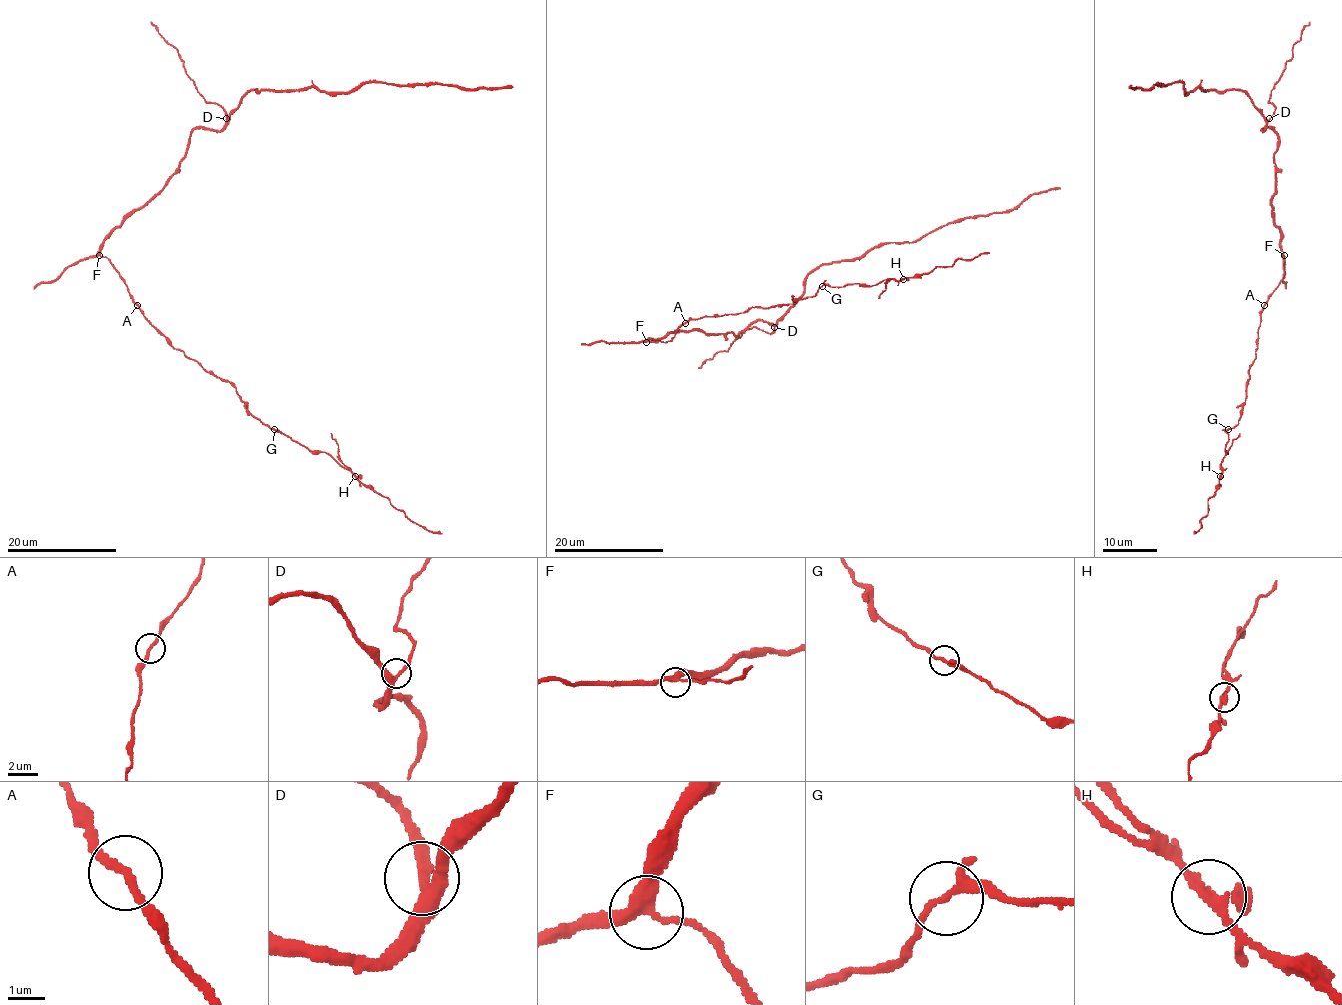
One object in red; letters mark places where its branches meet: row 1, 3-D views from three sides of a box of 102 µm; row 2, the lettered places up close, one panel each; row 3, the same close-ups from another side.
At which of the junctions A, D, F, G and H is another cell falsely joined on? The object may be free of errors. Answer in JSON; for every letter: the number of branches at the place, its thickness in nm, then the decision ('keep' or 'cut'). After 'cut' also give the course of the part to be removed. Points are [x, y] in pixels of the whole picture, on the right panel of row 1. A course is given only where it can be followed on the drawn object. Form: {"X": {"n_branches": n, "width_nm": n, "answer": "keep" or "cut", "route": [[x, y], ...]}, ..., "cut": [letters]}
{"A": {"n_branches": 2, "width_nm": 220, "answer": "keep"}, "D": {"n_branches": 3, "width_nm": 280, "answer": "keep"}, "F": {"n_branches": 3, "width_nm": 320, "answer": "keep"}, "G": {"n_branches": 3, "width_nm": 200, "answer": "keep"}, "H": {"n_branches": 3, "width_nm": 190, "answer": "cut", "route": [[1221, 476], [1221, 462], [1240, 433]]}, "cut": ["H"]}

